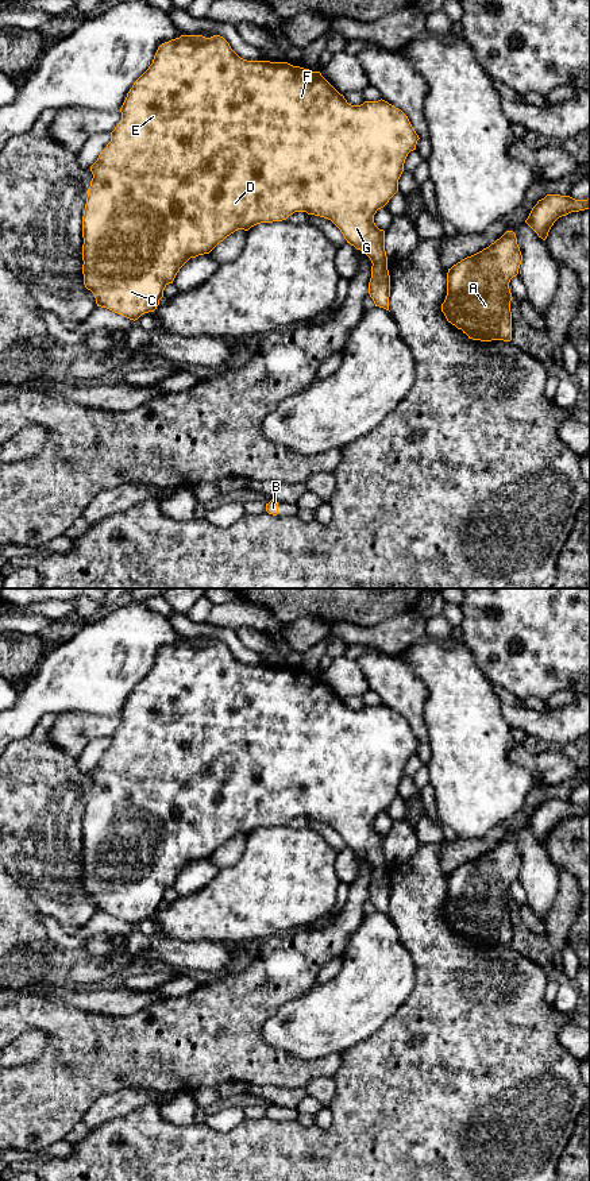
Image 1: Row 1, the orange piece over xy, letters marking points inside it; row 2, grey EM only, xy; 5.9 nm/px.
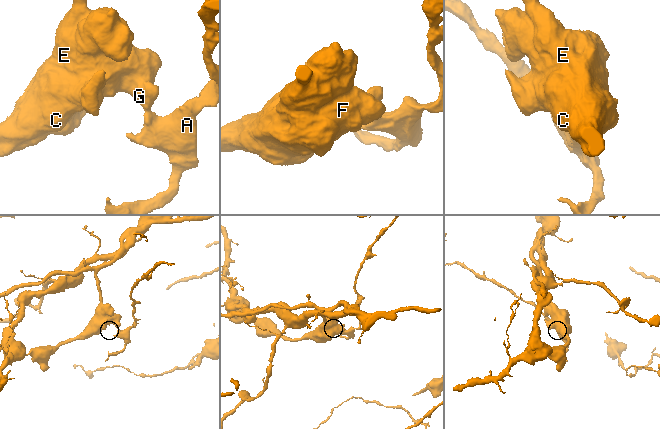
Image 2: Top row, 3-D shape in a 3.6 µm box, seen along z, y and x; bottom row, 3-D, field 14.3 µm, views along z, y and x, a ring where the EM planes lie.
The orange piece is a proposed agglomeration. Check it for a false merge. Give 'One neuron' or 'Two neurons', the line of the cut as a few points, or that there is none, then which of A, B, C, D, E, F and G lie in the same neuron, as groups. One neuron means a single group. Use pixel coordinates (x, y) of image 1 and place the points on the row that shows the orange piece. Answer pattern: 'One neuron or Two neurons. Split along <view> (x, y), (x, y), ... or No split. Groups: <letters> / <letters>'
Two neurons. Split along xy (386, 262), (373, 265). Groups: A B / C D E F G

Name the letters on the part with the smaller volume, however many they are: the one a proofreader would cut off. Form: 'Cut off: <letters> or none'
Cut off: A, B

